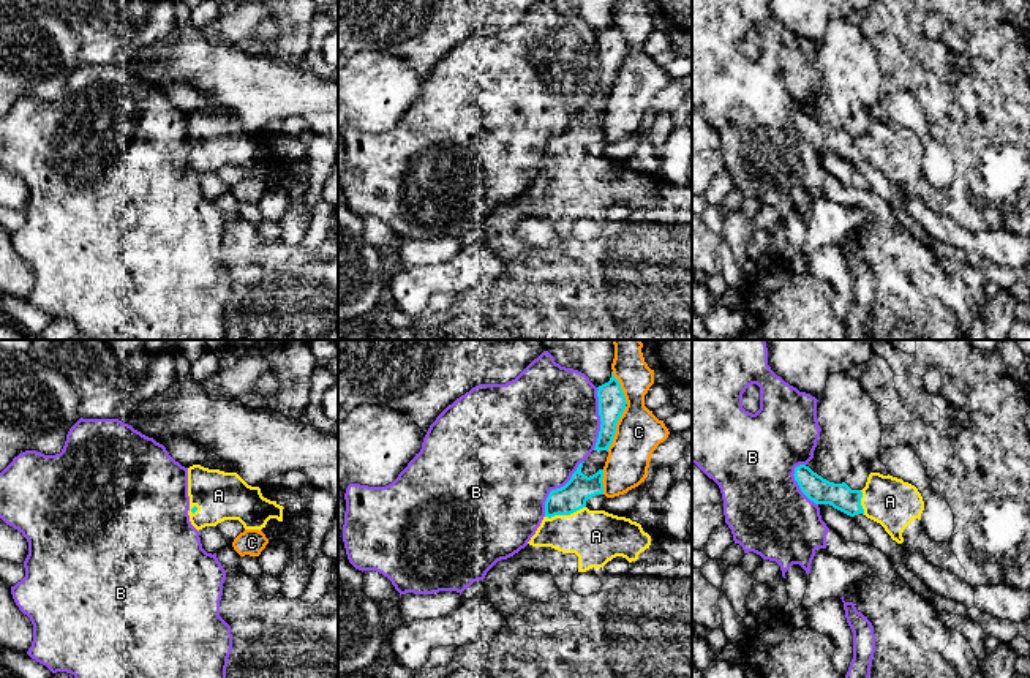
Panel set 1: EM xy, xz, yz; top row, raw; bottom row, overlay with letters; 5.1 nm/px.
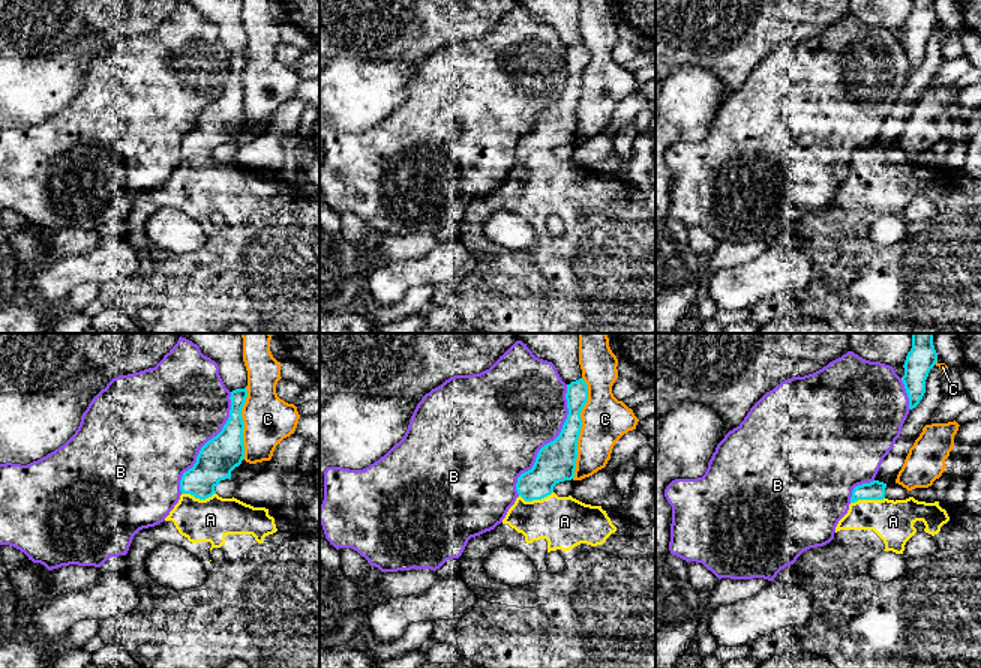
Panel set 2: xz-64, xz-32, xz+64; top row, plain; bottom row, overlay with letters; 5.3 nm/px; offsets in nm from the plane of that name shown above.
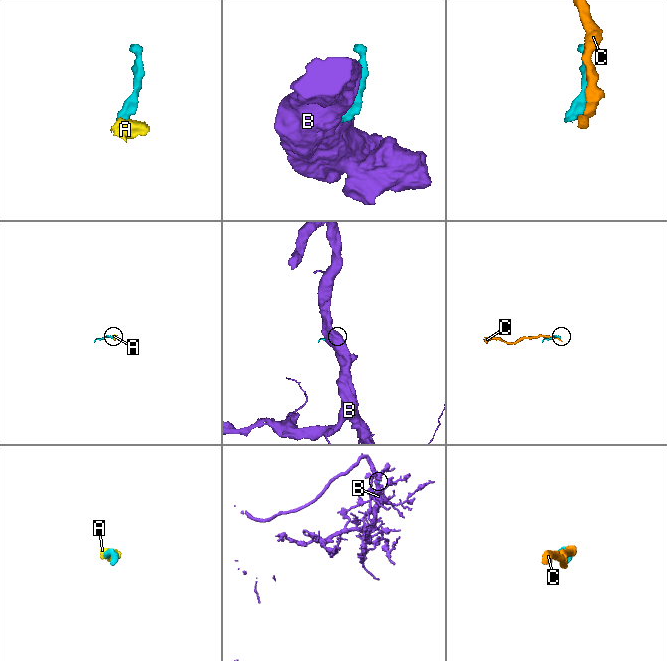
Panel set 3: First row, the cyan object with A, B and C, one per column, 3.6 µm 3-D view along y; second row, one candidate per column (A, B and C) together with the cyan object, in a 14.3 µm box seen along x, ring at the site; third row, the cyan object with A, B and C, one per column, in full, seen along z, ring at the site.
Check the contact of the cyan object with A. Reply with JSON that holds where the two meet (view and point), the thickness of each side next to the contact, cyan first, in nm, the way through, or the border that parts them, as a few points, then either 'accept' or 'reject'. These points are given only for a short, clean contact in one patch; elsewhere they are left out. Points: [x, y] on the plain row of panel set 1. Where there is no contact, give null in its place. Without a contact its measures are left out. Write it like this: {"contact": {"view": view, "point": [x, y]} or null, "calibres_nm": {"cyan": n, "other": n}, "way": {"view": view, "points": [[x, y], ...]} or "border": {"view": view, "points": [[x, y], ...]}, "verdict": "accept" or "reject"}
{"contact": {"view": "xz", "point": [564, 160]}, "calibres_nm": {"cyan": 150, "other": 280}, "way": {"view": "xz", "points": [[572, 143], [564, 160], [582, 177], [596, 182]]}, "verdict": "accept"}

